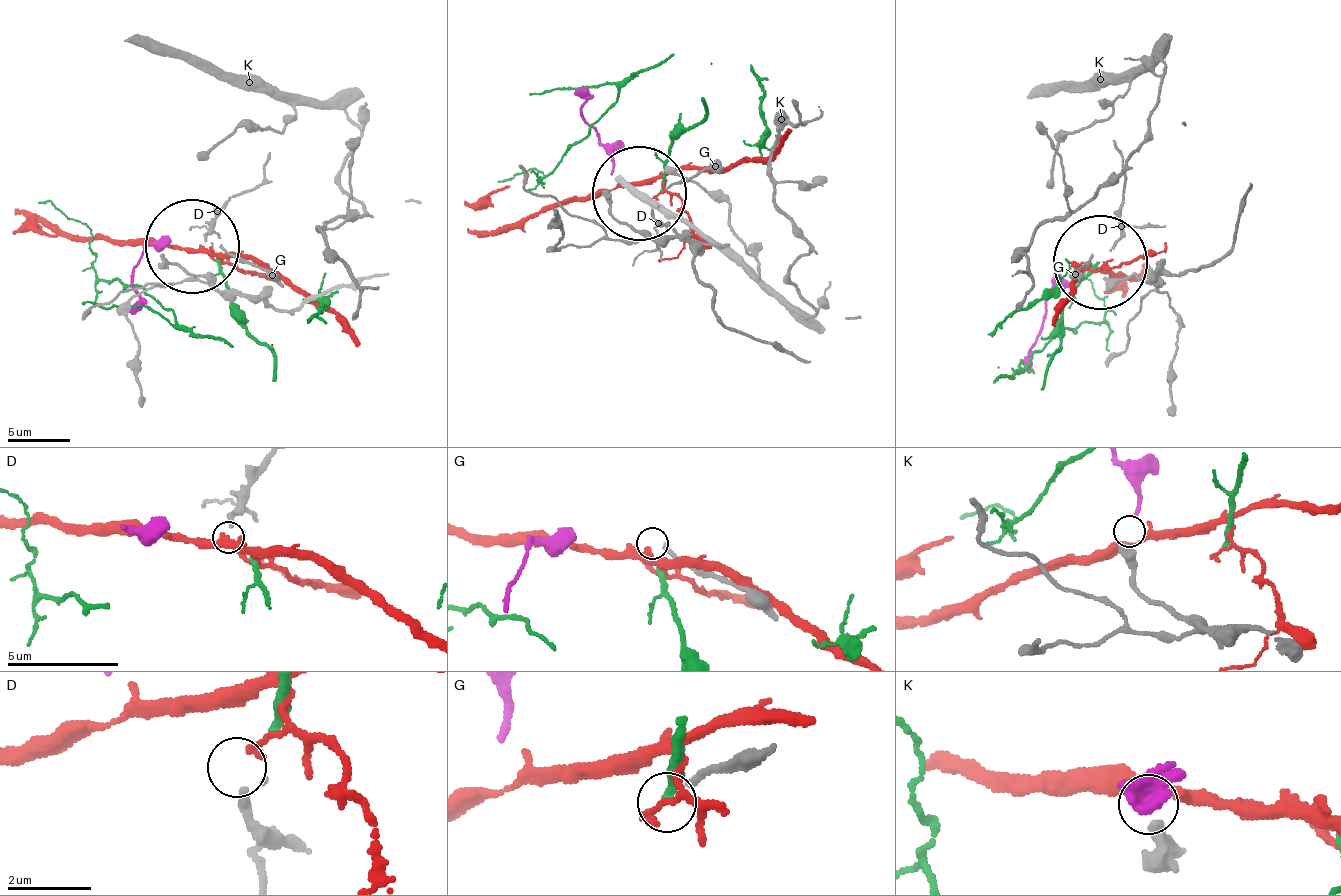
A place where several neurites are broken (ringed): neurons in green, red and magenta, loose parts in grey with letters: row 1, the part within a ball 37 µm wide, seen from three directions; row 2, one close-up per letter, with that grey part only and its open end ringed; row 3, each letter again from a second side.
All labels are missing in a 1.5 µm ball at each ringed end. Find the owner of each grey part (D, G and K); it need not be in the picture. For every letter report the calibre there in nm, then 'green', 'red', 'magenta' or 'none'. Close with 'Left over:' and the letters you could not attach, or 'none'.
D: 220 nm thick; green
G: 160 nm thick; none
K: 280 nm thick; magenta
Left over: G

